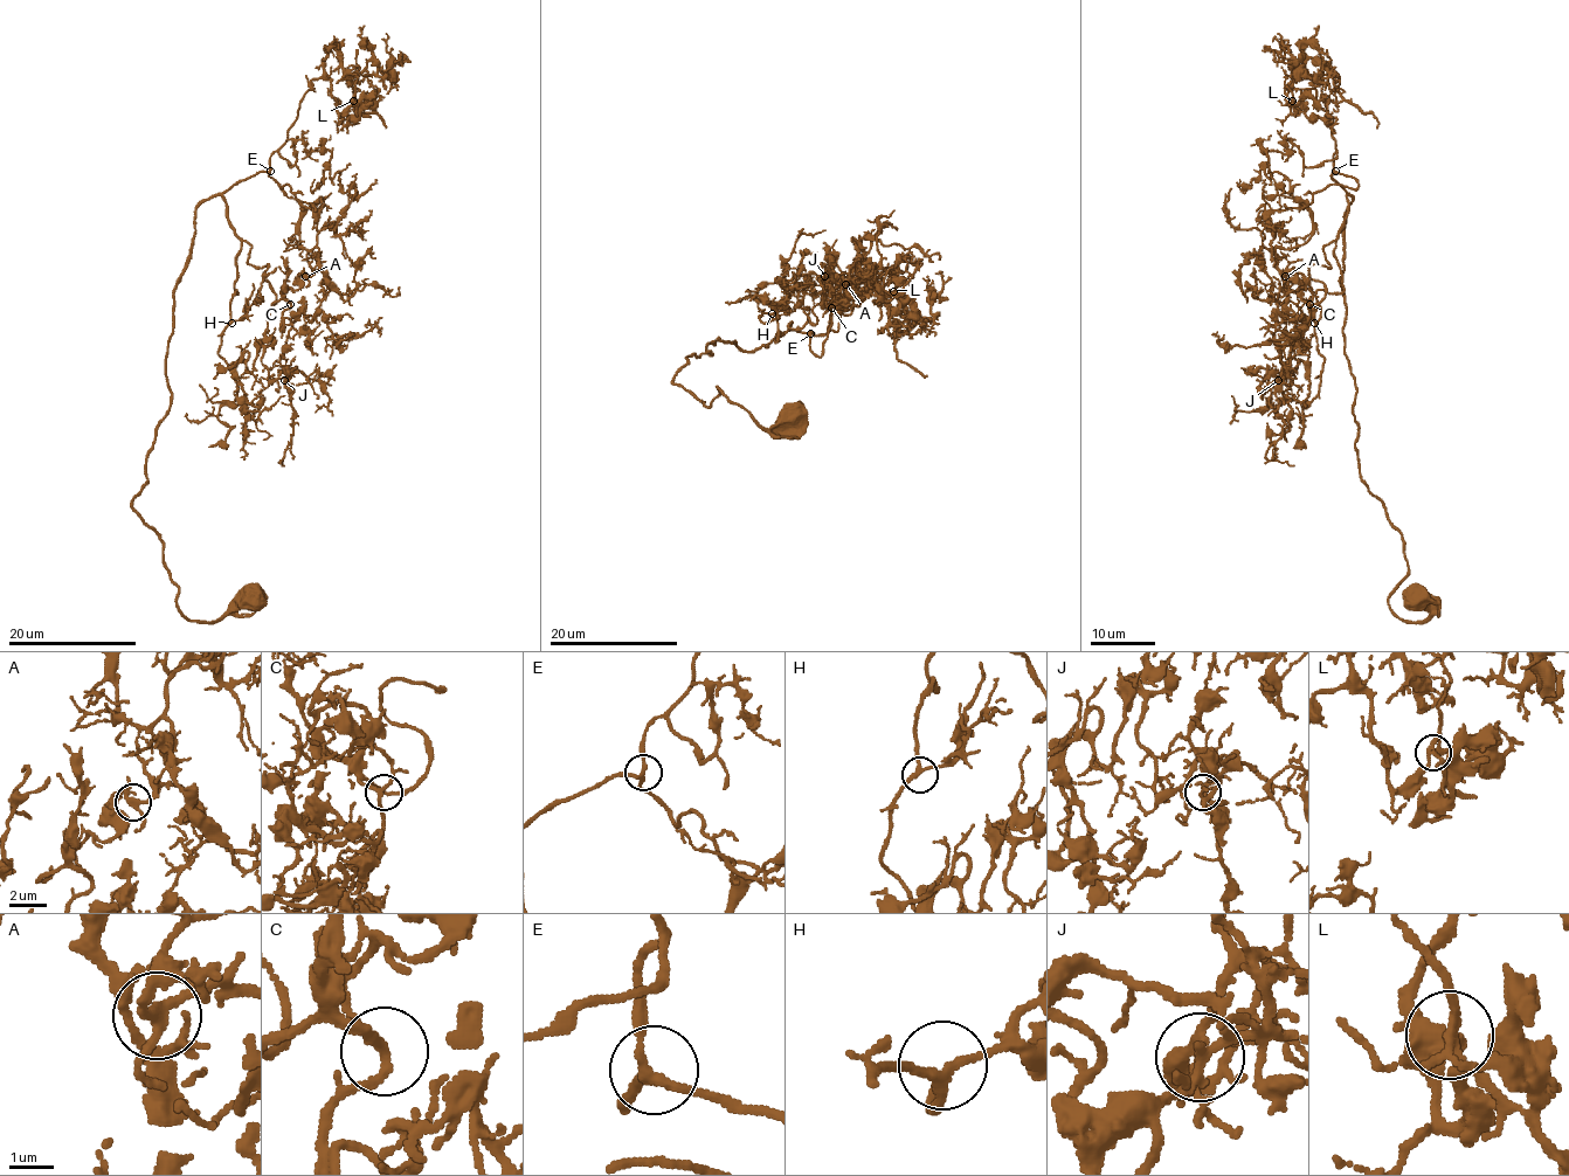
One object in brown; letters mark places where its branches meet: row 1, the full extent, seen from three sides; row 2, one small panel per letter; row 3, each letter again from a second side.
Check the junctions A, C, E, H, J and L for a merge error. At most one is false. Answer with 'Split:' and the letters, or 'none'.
Split: L

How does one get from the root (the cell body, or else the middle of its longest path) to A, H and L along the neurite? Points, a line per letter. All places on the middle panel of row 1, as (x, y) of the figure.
A: (792, 414), (764, 428), (672, 376), (707, 344), (767, 346), (804, 308), (815, 324), (845, 284)
H: (792, 414), (764, 428), (718, 387), (706, 406), (672, 382), (707, 344), (775, 341), (772, 313)
L: (792, 414), (764, 428), (672, 376), (707, 344), (827, 333), (852, 290), (893, 290)

